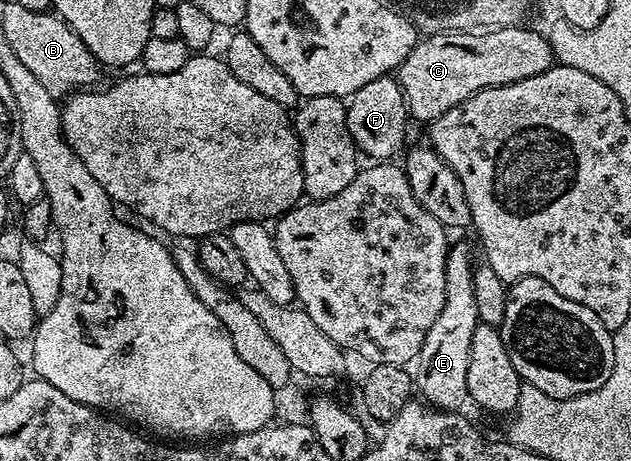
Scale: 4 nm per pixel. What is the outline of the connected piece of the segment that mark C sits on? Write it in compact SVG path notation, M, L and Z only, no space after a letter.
M526 25L479 31L442 29L419 38L412 53L398 66L396 78L404 93L409 118L429 125L448 113L448 109L460 105L460 101L484 89L536 77L536 73L544 73L555 63L549 38L543 32L541 35L529 31Z

